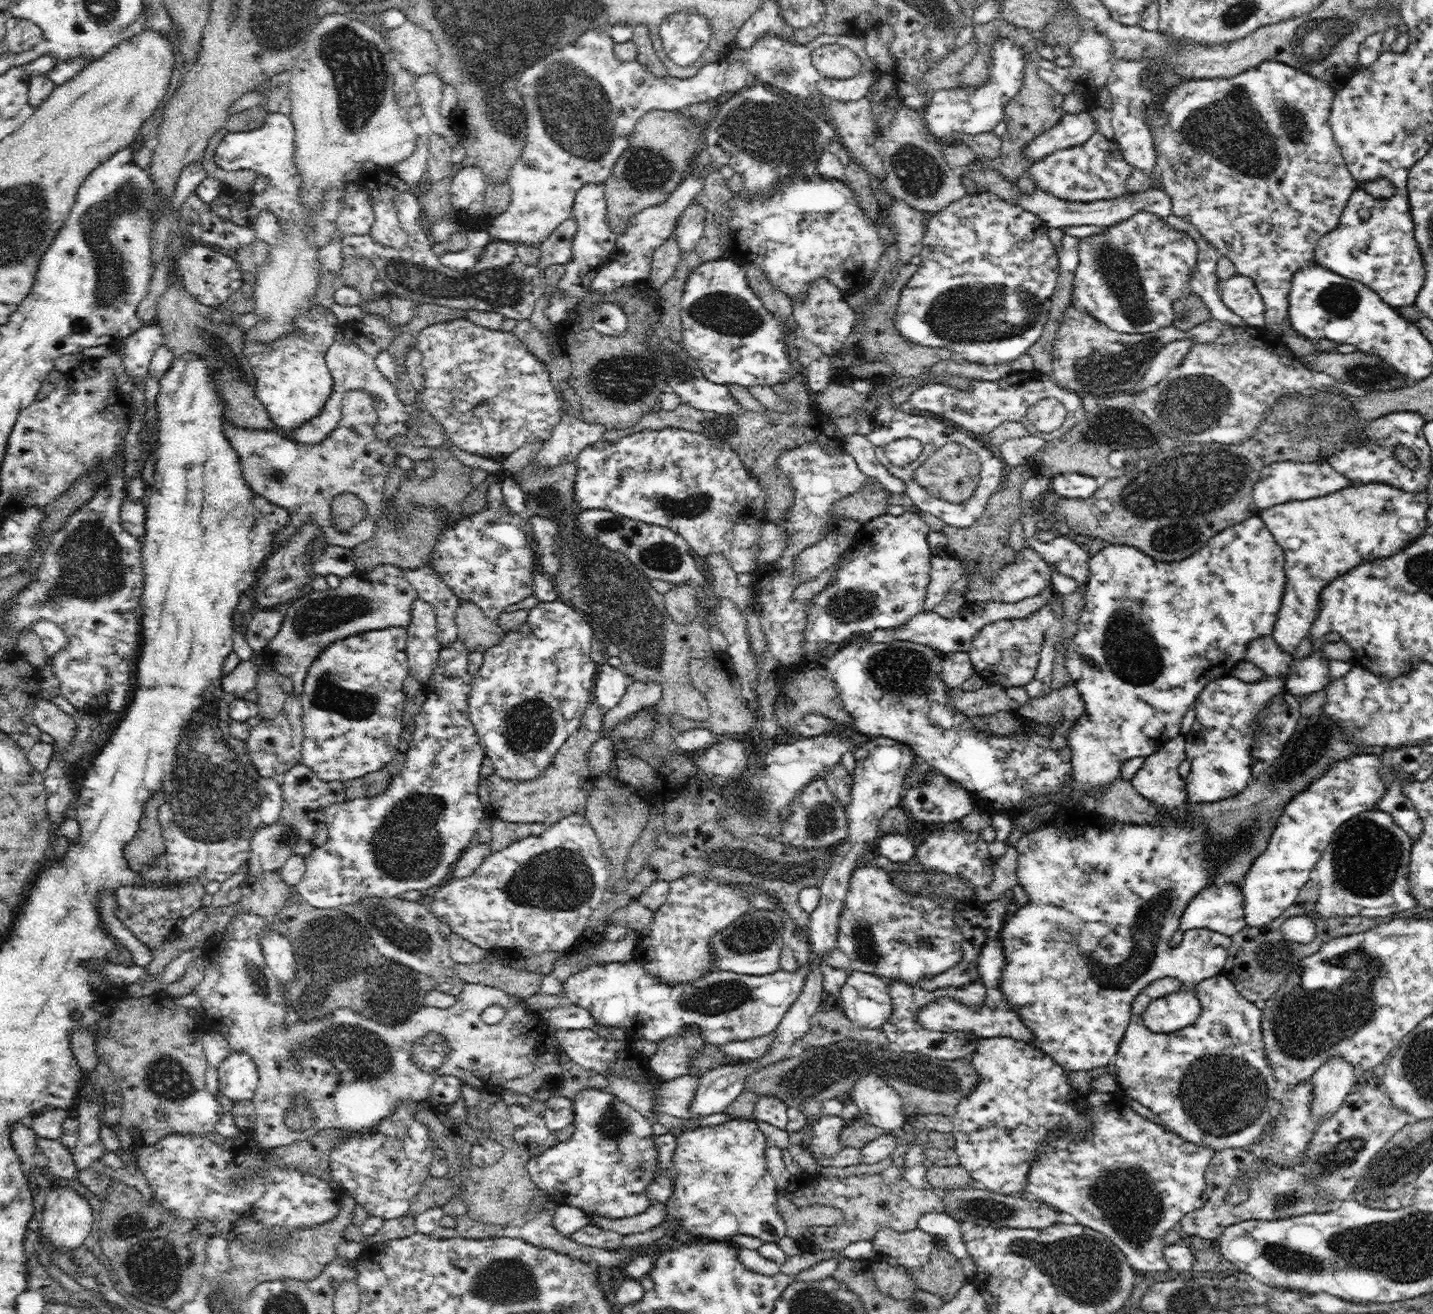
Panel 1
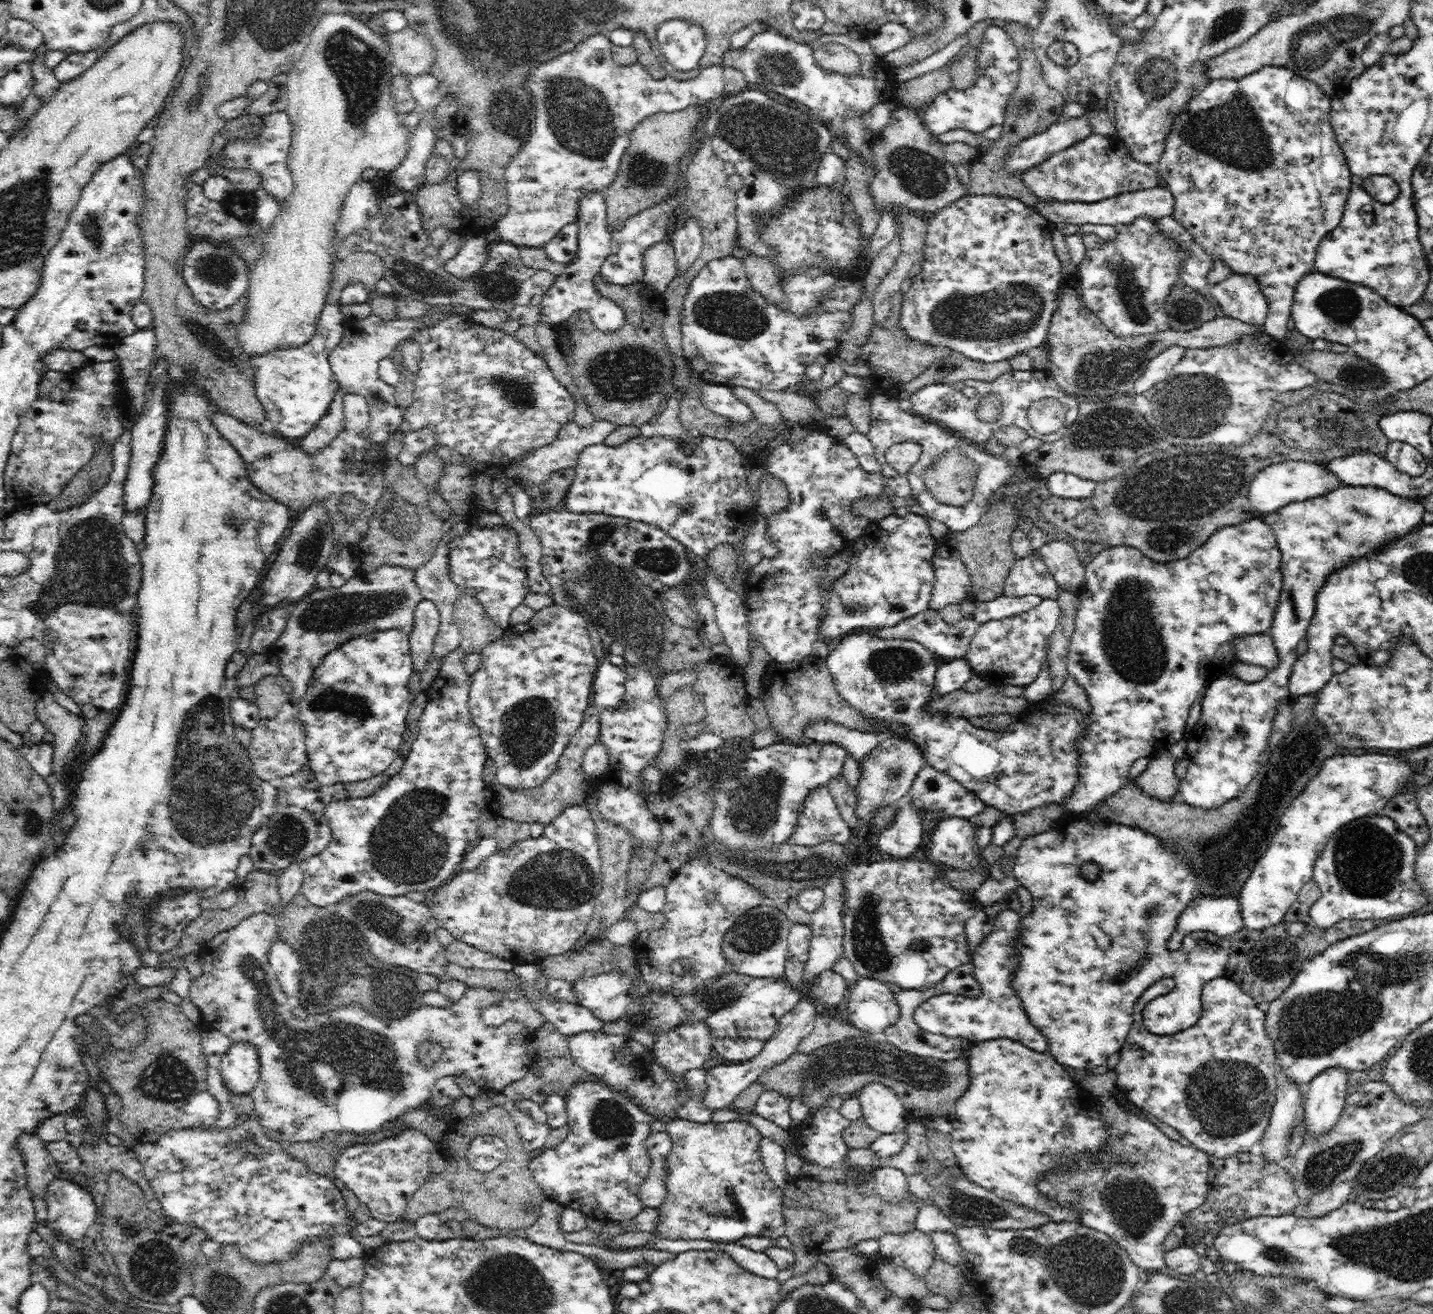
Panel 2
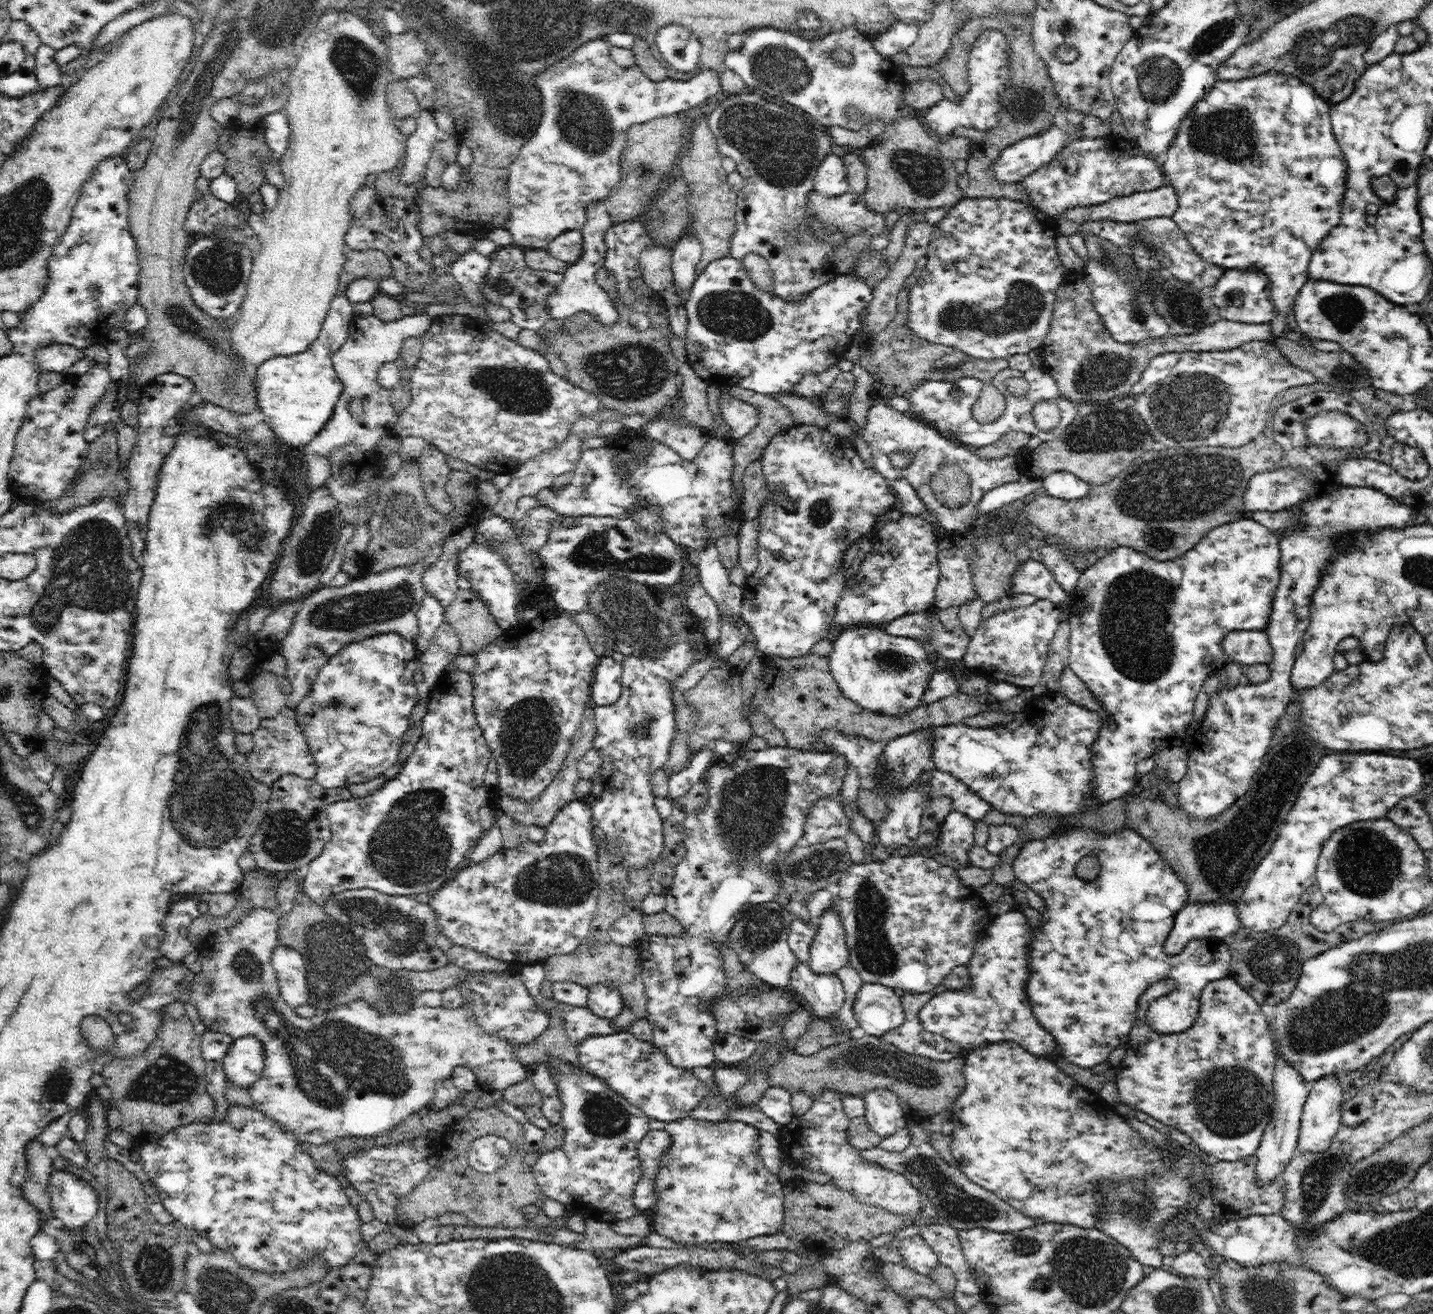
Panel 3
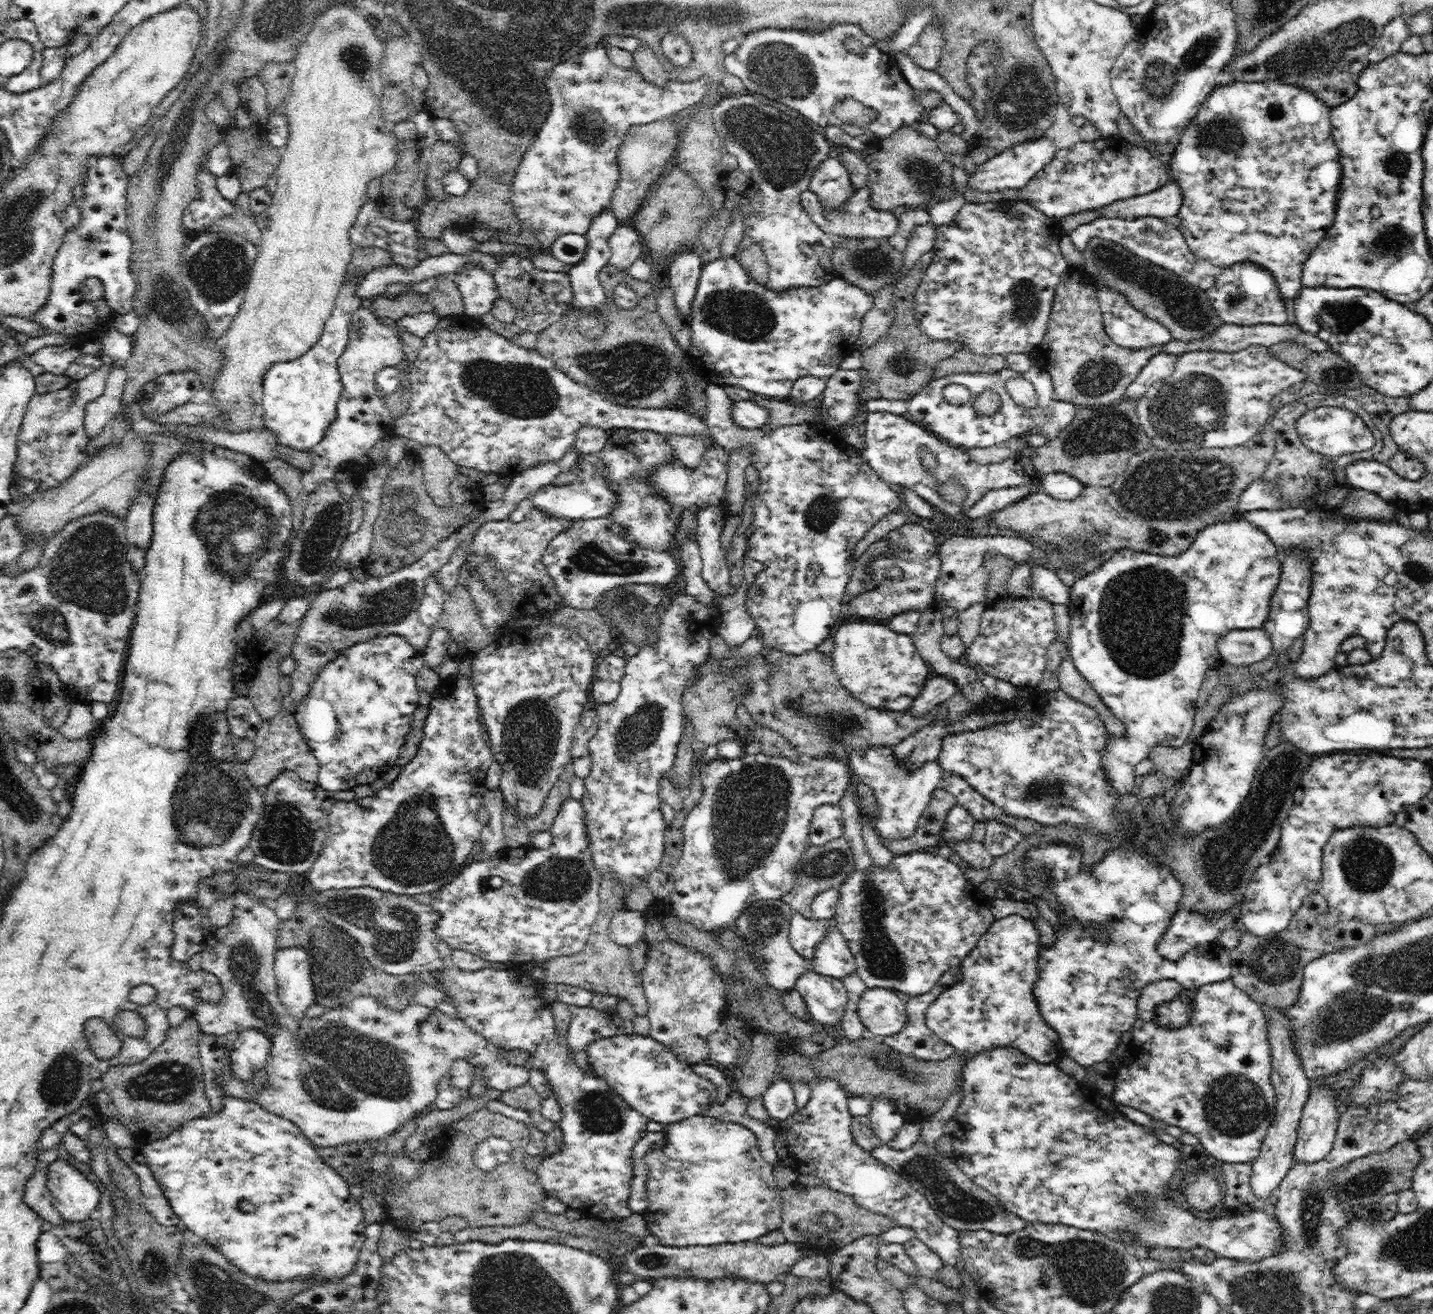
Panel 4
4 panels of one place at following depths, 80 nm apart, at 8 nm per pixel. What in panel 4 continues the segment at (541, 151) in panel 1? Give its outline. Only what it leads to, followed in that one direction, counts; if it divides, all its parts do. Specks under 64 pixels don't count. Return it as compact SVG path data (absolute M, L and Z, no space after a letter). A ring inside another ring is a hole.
M597 44L574 55L574 58L566 60L564 64L556 64L556 68L552 68L548 76L547 88L551 99L550 112L532 144L524 152L510 188L512 208L521 227L519 235L525 230L533 231L539 240L535 249L551 246L562 234L585 236L592 218L600 214L600 210L610 208L612 195L619 182L619 148L632 125L676 117L680 110L691 108L704 100L710 90L706 78L690 83L670 81L660 88L646 81L635 67L625 69L616 66L610 60L608 51Z

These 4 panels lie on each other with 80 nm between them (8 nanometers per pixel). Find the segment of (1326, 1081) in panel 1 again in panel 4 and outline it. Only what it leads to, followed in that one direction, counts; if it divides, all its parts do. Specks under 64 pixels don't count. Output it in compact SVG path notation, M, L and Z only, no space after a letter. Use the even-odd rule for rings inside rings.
M1322 1085L1310 1089L1299 1120L1293 1152L1300 1164L1318 1162L1332 1150L1340 1118L1338 1108L1342 1105L1341 1099L1336 1099L1334 1092Z

